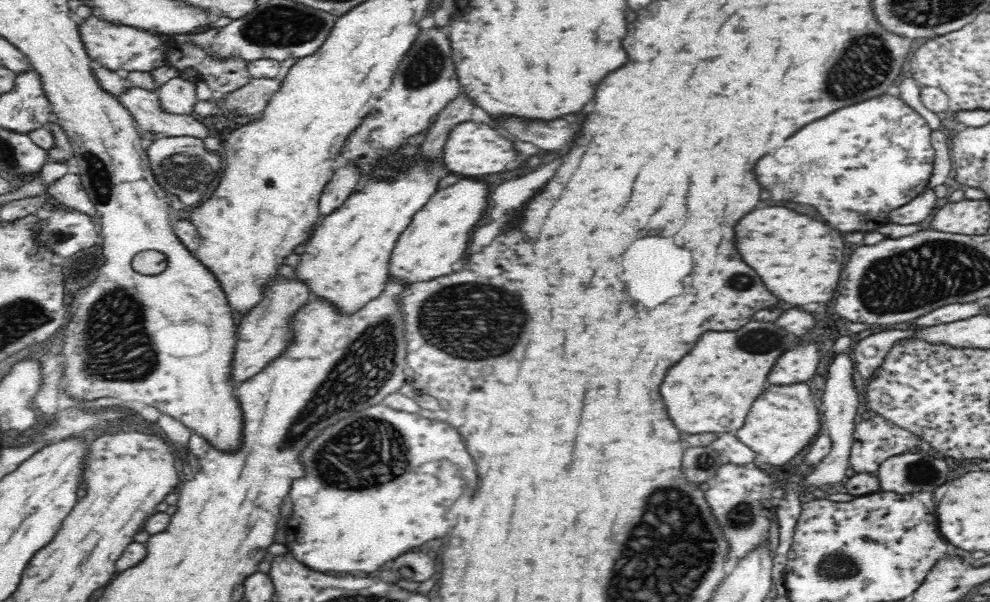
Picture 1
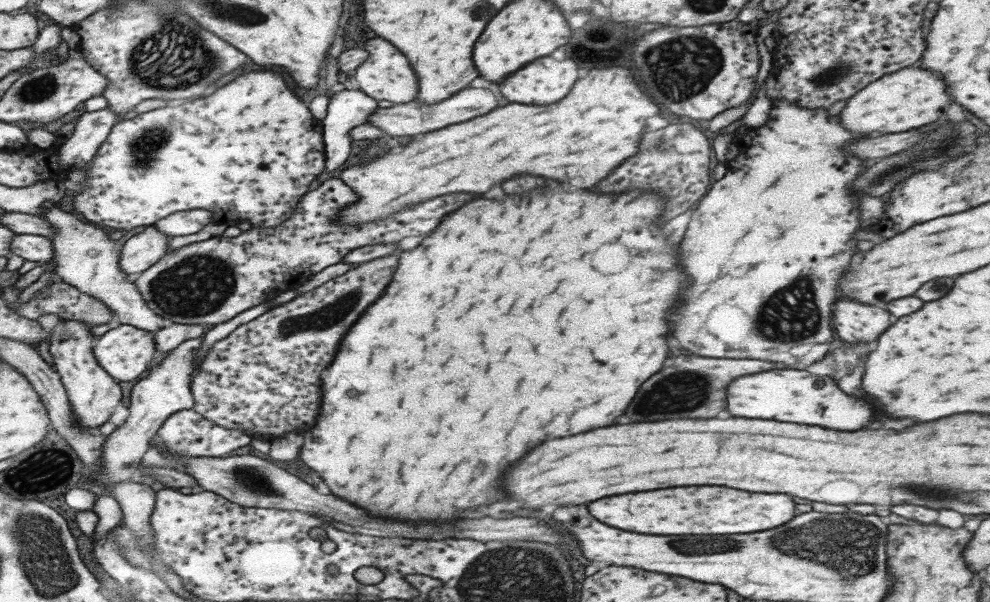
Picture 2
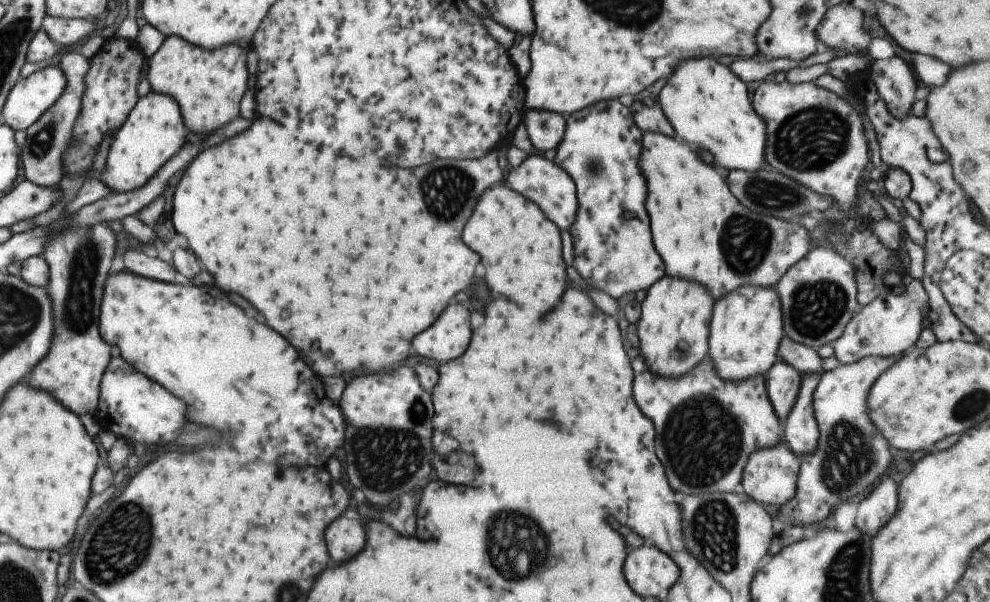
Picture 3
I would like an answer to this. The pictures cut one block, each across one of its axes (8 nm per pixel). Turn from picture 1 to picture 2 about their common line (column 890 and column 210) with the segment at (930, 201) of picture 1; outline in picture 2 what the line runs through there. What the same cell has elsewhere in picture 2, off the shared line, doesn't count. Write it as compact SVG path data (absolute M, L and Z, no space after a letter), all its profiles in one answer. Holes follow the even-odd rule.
M185 210L185 212L175 212L163 220L157 220L153 226L173 240L179 236L195 234L209 222L213 222L211 212L207 212L207 210Z

